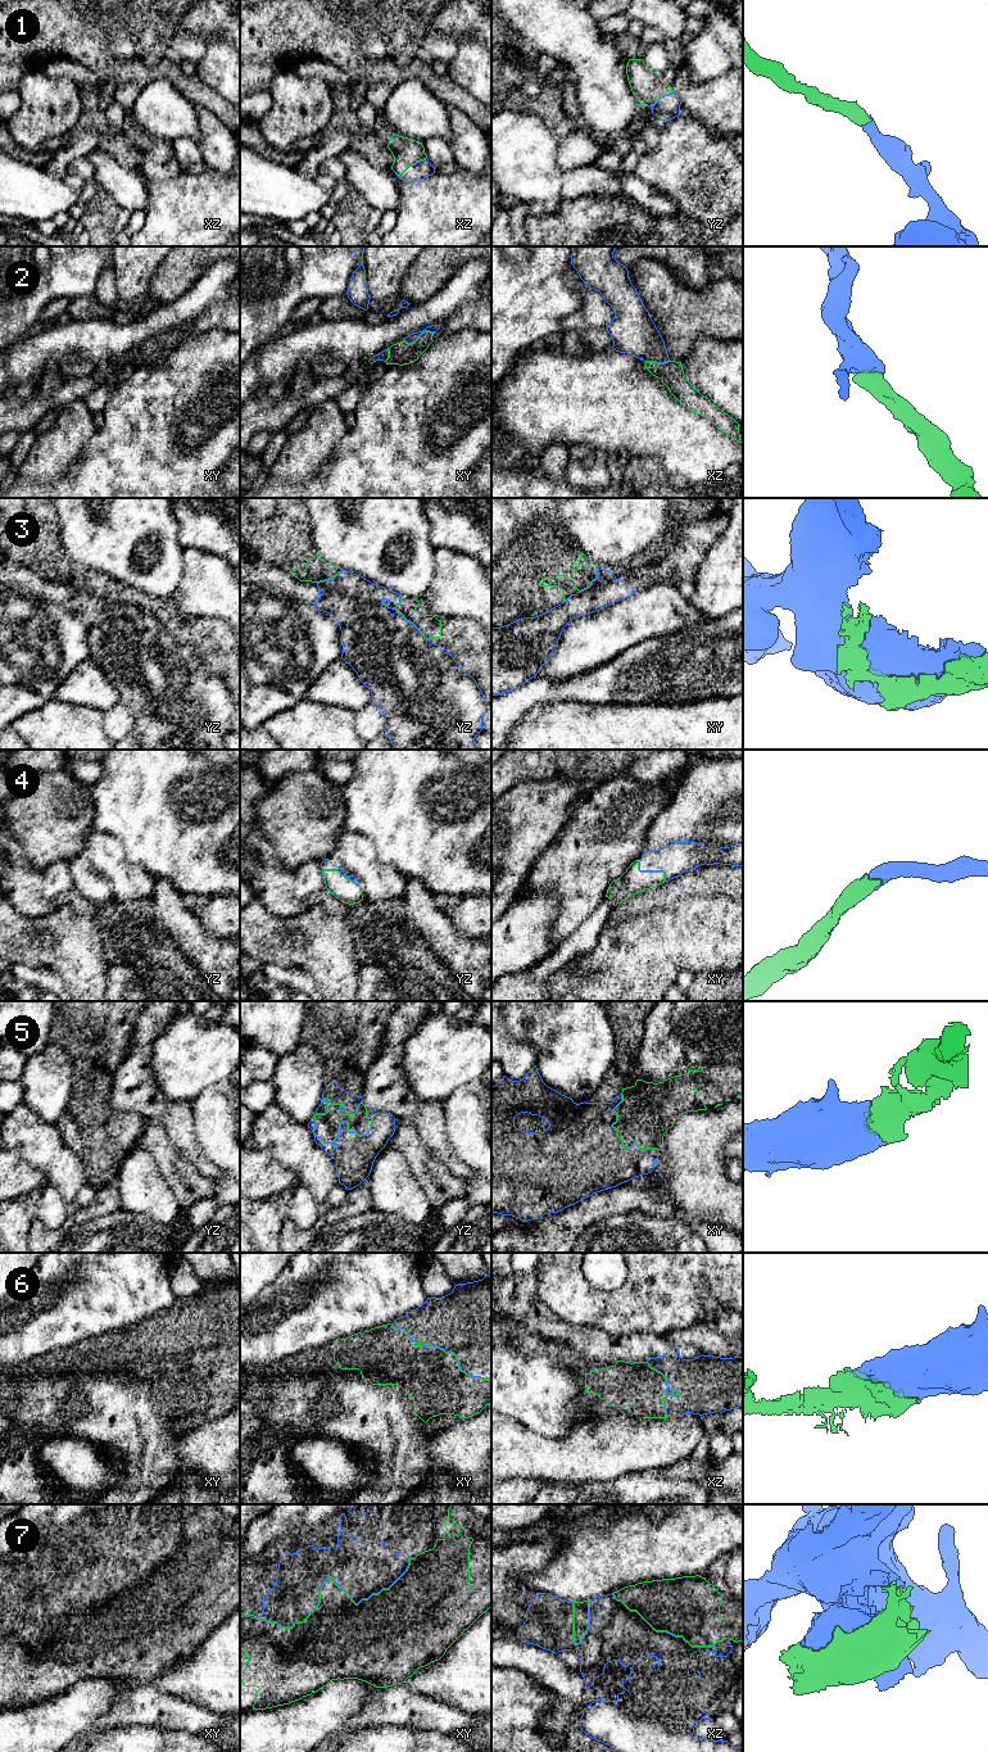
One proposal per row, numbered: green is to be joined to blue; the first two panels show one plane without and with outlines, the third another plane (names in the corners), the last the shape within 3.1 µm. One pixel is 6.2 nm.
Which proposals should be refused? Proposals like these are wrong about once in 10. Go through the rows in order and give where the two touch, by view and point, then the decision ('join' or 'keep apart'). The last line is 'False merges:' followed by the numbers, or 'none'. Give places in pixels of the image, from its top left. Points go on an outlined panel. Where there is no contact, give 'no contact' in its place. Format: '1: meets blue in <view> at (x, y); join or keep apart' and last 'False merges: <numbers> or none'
1: meets blue in xz at (411, 166); join
2: meets blue in xy at (418, 335); join
3: meets blue in xy at (592, 582); keep apart
4: meets blue in xy at (652, 870); join
5: meets blue in yz at (340, 1131); join
6: meets blue in xy at (444, 1350); join
7: meets blue in xy at (329, 1576); keep apart
False merges: 3, 7

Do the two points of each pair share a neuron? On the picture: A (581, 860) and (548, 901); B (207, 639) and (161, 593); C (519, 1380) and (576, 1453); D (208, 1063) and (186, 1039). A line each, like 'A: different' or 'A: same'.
A: different
B: same
C: different
D: same

